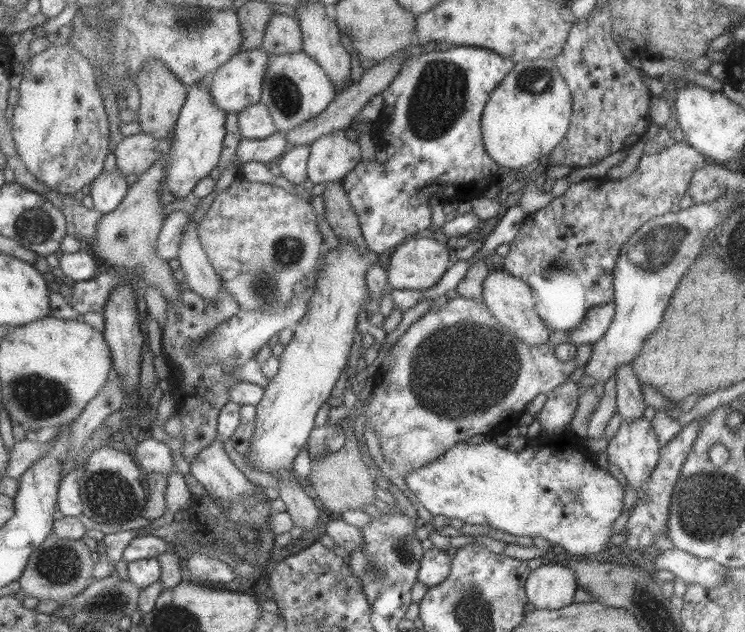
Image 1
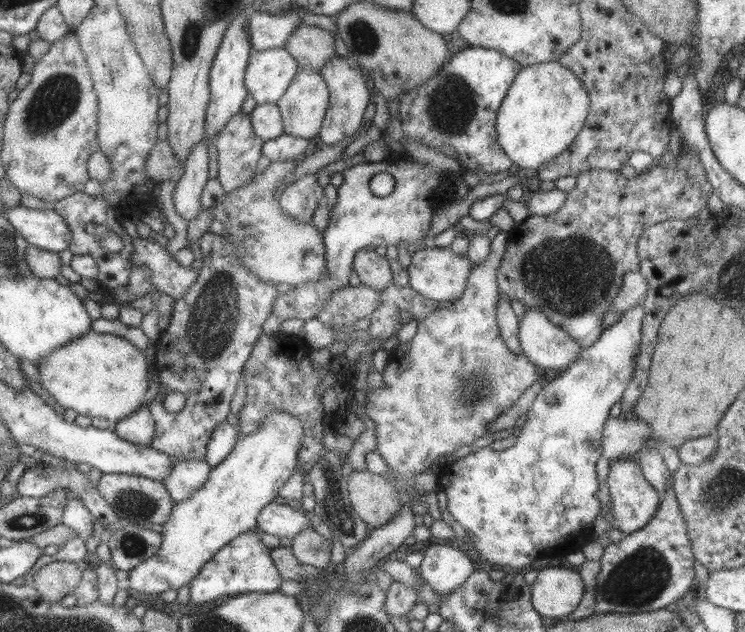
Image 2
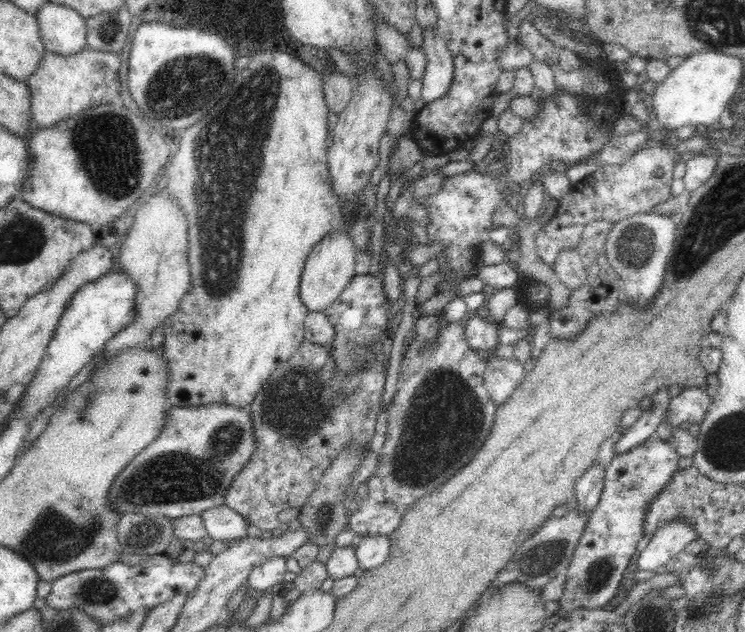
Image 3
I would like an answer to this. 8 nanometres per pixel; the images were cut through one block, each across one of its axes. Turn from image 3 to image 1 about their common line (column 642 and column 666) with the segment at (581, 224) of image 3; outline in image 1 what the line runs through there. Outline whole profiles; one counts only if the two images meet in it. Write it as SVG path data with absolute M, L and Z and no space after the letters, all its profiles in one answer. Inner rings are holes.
M684 139L660 151L646 150L645 153L639 157L635 165L635 170L623 178L609 179L605 177L589 177L588 179L581 179L576 183L570 183L570 186L567 187L567 190L565 190L561 196L552 198L547 206L543 206L543 208L533 212L532 215L529 214L526 216L523 223L519 226L517 234L511 238L511 246L506 252L506 255L503 256L502 270L524 280L525 284L529 285L529 288L534 292L536 313L541 317L541 320L546 323L546 327L550 331L572 331L575 327L580 326L580 322L583 320L588 308L614 302L612 272L622 244L645 222L648 222L649 219L665 214L673 204L676 205L683 194L686 193L687 184L689 184L691 175L697 170L697 167L701 168L701 166L707 162L709 162L709 159L704 157L700 152L697 152L692 146L689 146L689 143Z

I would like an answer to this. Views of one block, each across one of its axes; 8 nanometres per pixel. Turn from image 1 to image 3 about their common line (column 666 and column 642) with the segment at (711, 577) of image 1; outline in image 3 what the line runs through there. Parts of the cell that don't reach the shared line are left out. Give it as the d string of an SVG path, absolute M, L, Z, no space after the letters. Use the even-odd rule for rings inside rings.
M676 520L666 523L657 533L650 536L646 548L642 549L636 564L639 571L656 571L664 567L686 544L699 538L692 523Z

